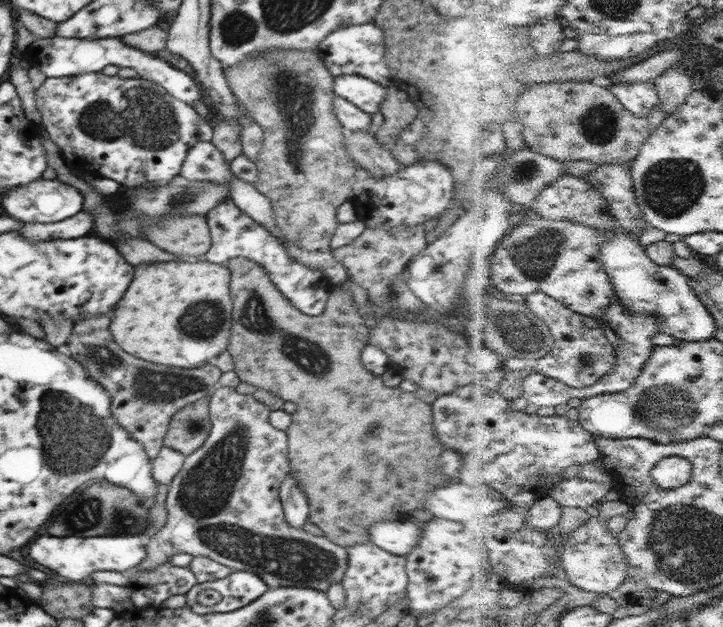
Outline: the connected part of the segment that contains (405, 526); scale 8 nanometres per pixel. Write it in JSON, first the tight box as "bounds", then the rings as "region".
{"bounds":[370,521,420,556],"region":[[[411,521],[374,522],[370,528],[372,545],[396,556],[407,555],[418,545],[420,525]]]}

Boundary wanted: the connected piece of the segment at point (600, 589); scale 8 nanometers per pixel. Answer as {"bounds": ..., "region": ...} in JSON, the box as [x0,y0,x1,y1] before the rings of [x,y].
{"bounds":[562,515,631,595],"region":[[[600,515],[592,517],[584,526],[568,535],[564,547],[562,569],[575,586],[593,595],[606,595],[620,590],[631,576],[630,559],[624,551],[620,535],[614,536],[607,520],[603,520]]]}

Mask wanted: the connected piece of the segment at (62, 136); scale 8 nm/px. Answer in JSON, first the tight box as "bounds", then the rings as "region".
{"bounds":[35,72,213,187],"region":[[[102,72],[85,73],[47,78],[35,92],[40,125],[60,148],[64,164],[72,171],[112,178],[126,187],[171,181],[179,174],[186,155],[197,142],[212,141],[213,128],[208,119],[201,118],[192,106],[174,98],[154,82],[142,78],[105,76]]]}

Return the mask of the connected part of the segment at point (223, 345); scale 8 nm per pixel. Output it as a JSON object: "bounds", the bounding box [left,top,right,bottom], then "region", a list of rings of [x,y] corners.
{"bounds":[110,262,233,369],"region":[[[156,262],[156,264],[140,264],[136,266],[134,280],[120,302],[116,306],[110,332],[114,340],[128,354],[154,362],[176,366],[179,369],[197,369],[207,365],[210,358],[227,350],[228,338],[232,326],[233,300],[228,286],[231,285],[231,272],[228,267],[212,262]]]}

